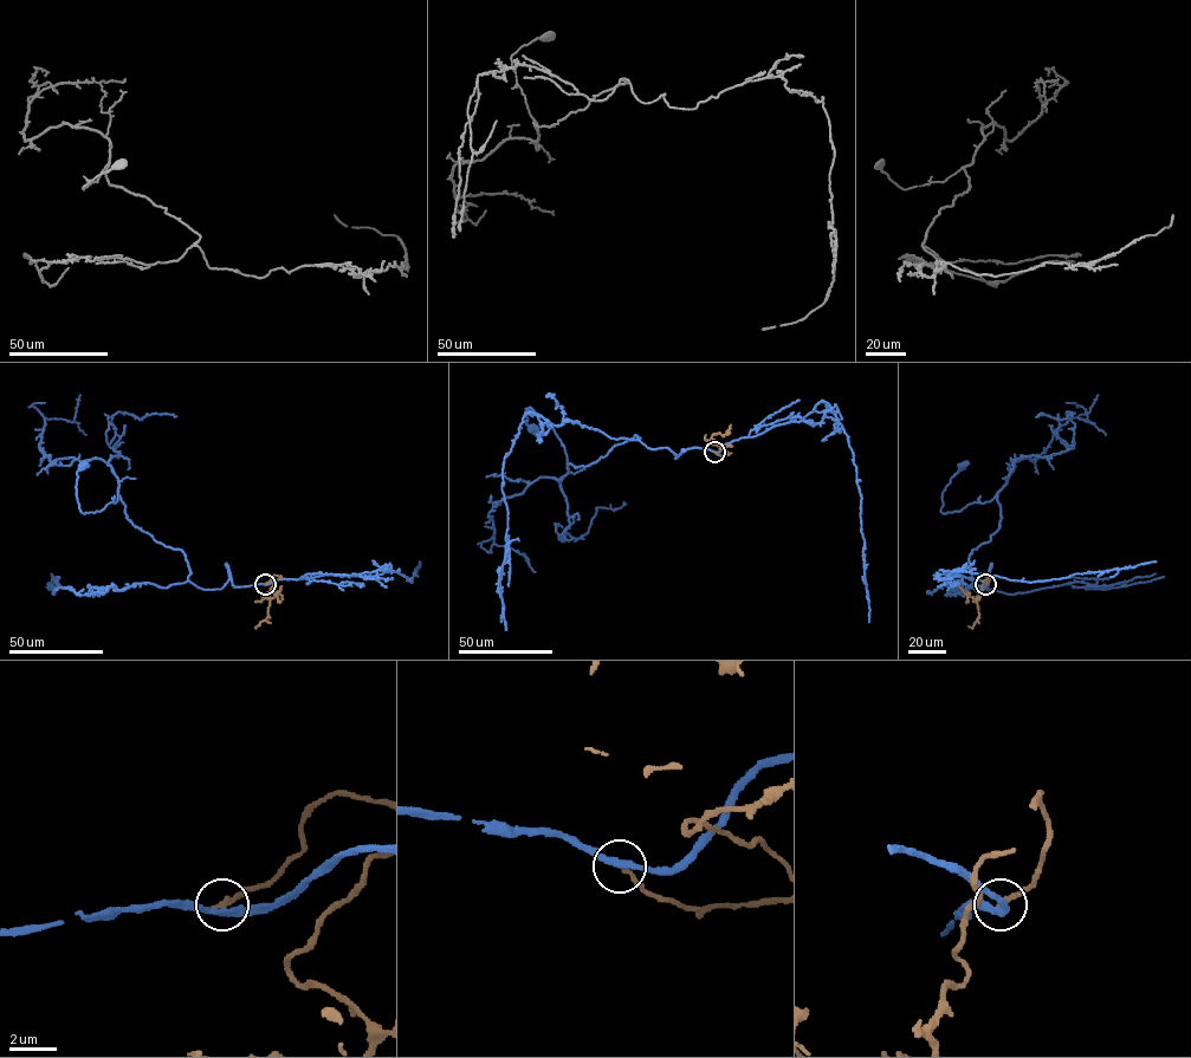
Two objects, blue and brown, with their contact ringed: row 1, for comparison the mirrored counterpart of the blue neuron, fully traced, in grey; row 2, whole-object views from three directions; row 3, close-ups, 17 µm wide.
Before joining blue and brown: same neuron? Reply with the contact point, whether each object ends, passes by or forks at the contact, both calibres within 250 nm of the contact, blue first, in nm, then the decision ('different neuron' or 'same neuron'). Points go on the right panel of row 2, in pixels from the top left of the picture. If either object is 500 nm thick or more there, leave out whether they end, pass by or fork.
at (985, 584); blue passes by; brown ends there; 280 nm thick on the blue side, 240 nm on the other; different neuron

